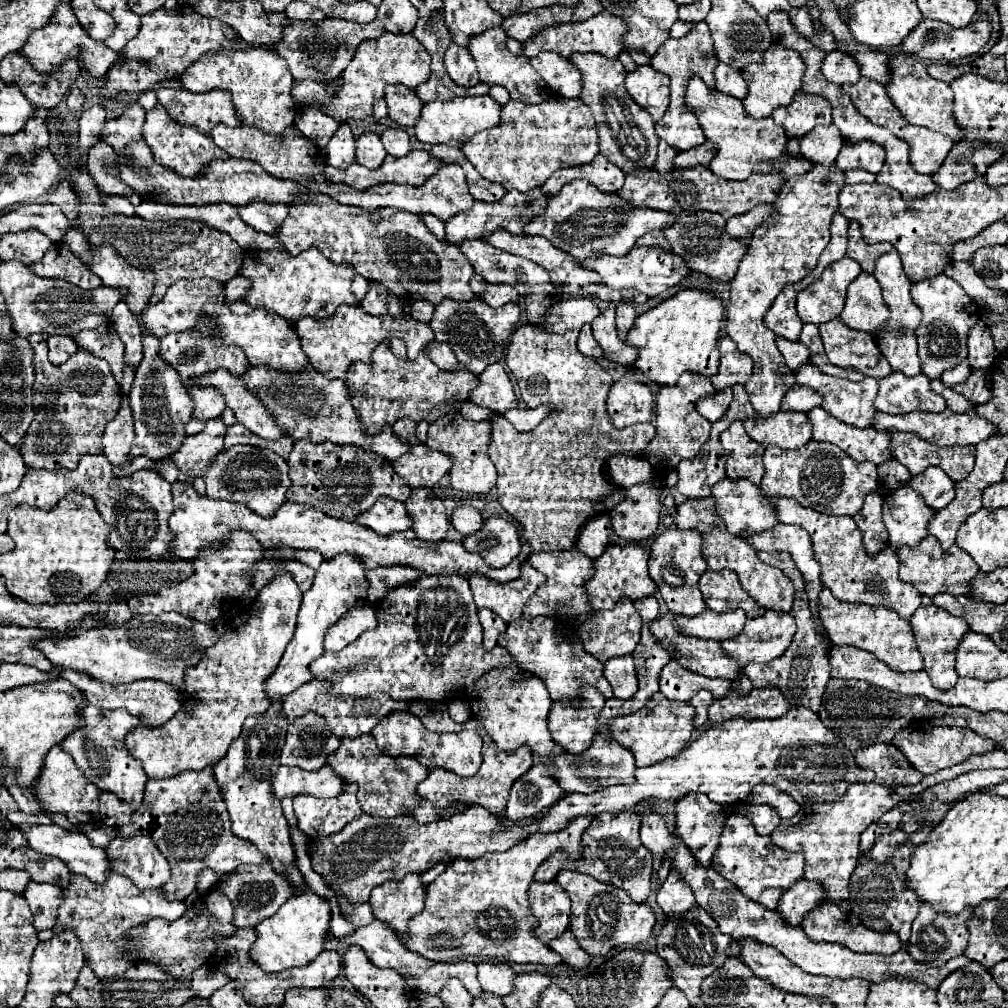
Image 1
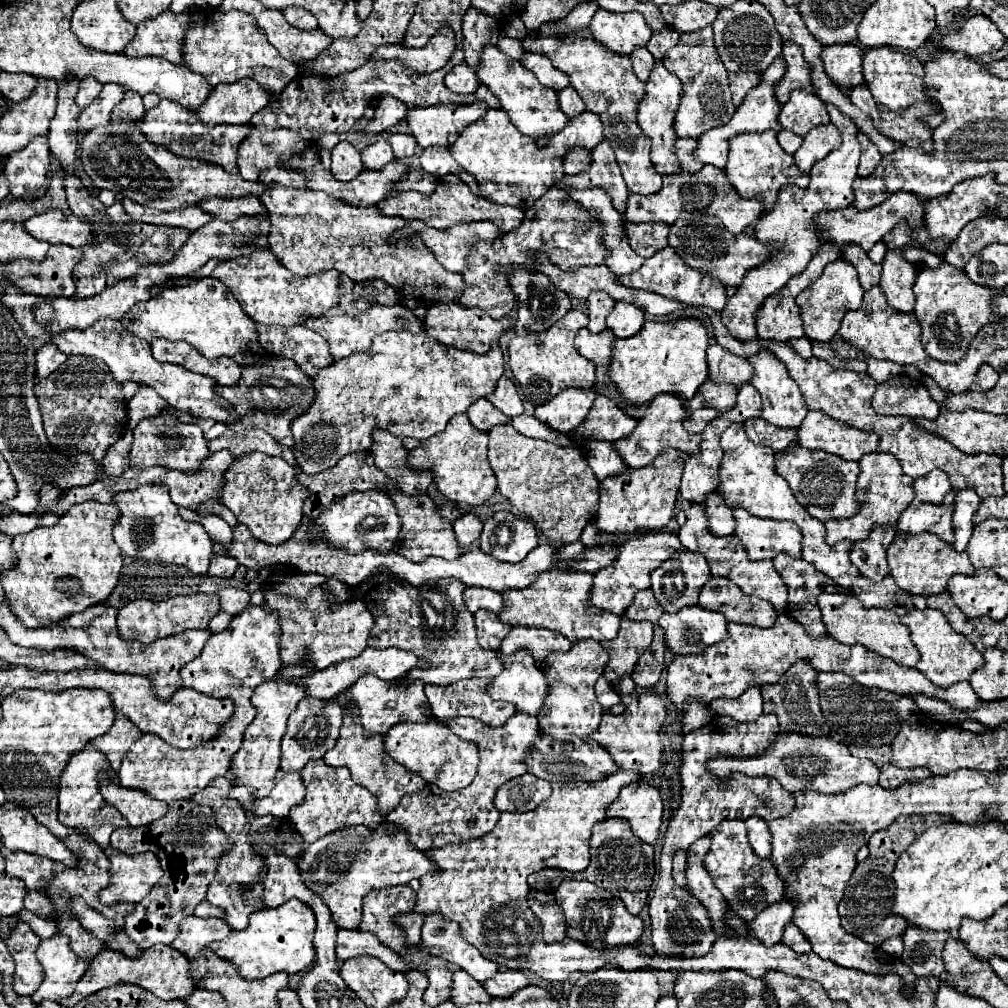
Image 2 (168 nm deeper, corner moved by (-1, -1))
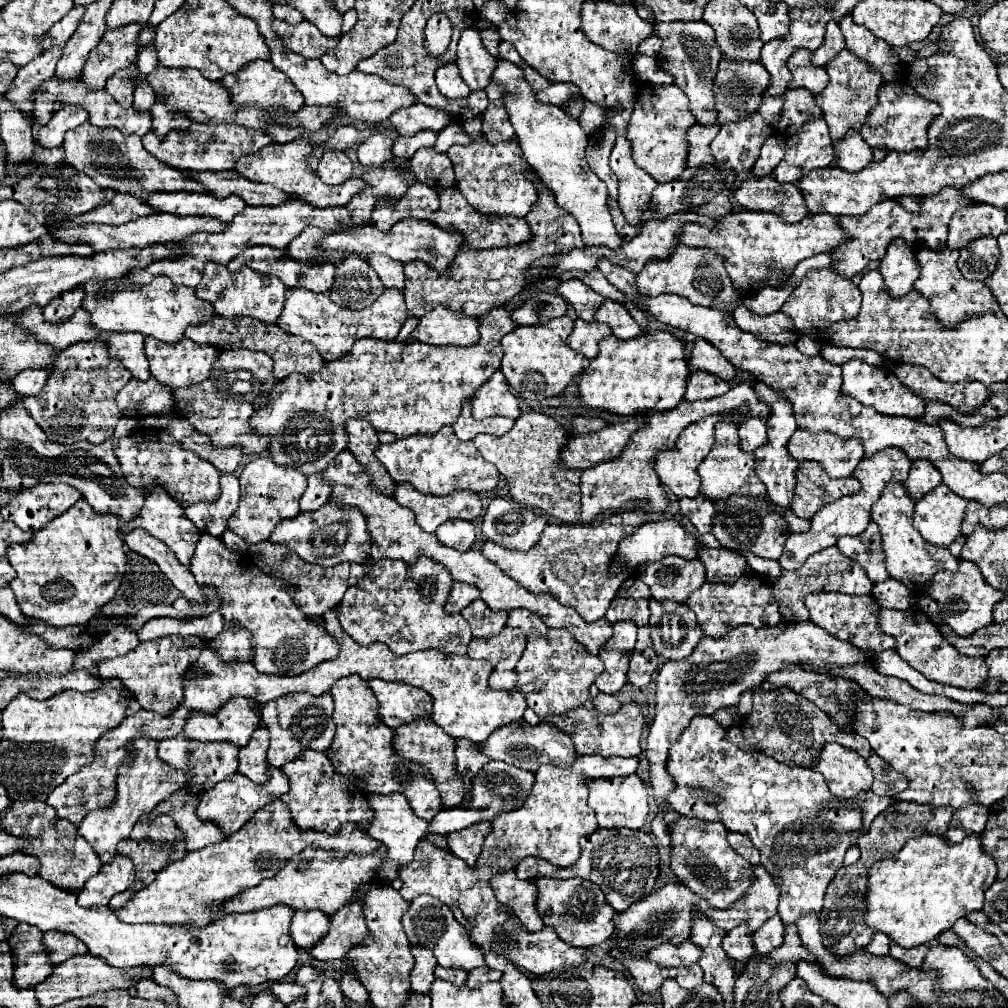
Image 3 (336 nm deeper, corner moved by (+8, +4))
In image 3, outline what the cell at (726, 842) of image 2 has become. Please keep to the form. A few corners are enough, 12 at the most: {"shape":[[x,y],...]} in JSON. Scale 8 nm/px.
{"shape":[[722,822],[668,824],[670,868],[684,886],[728,908],[752,866]]}

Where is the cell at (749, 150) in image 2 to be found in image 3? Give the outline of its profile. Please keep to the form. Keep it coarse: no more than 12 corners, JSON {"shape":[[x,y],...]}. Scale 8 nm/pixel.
{"shape":[[748,176],[734,198],[746,210],[808,216],[800,190]]}

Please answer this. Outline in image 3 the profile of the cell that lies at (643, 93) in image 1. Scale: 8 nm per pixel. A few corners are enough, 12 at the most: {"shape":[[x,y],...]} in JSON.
{"shape":[[642,86],[626,138],[660,184],[686,168],[692,118],[678,86]]}

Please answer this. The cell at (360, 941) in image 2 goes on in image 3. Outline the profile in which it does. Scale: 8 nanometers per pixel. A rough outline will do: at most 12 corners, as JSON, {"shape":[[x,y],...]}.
{"shape":[[294,910],[292,940],[310,948],[328,932],[320,910]]}

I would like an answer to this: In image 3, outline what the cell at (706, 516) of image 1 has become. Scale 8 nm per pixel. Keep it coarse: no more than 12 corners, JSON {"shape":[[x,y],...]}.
{"shape":[[702,548],[708,582],[730,584],[748,572],[732,550]]}

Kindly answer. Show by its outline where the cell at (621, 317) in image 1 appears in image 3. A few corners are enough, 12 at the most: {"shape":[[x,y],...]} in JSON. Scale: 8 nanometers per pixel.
{"shape":[[604,300],[596,322],[612,326],[620,340],[636,338],[642,330],[620,302]]}

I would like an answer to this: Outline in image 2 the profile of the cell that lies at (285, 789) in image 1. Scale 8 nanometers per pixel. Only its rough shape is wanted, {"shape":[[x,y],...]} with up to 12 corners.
{"shape":[[279,769],[269,797],[249,801],[249,787],[235,785],[229,797],[255,815],[287,817],[305,801],[299,771]]}

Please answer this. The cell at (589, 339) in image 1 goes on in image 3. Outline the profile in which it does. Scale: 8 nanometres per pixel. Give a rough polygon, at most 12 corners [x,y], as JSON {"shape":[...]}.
{"shape":[[578,318],[568,344],[592,360],[598,342],[610,334],[608,324]]}

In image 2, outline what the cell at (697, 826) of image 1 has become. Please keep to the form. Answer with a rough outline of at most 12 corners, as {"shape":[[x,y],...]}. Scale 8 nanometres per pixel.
{"shape":[[707,833],[687,849],[691,895],[707,907],[715,931],[725,933],[725,899],[703,865]]}

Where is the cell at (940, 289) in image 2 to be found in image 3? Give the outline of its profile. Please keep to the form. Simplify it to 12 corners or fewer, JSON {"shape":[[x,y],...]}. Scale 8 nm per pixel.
{"shape":[[920,248],[914,288],[946,328],[998,310],[982,282],[966,280],[958,250]]}

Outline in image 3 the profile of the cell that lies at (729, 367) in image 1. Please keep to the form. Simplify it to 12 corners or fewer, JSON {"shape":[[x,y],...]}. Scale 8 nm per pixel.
{"shape":[[696,338],[690,368],[730,382],[736,368],[704,338]]}

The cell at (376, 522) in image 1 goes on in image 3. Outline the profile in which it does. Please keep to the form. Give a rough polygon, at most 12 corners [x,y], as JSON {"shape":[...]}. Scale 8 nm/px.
{"shape":[[326,502],[276,526],[270,542],[332,568],[370,558],[360,510]]}

